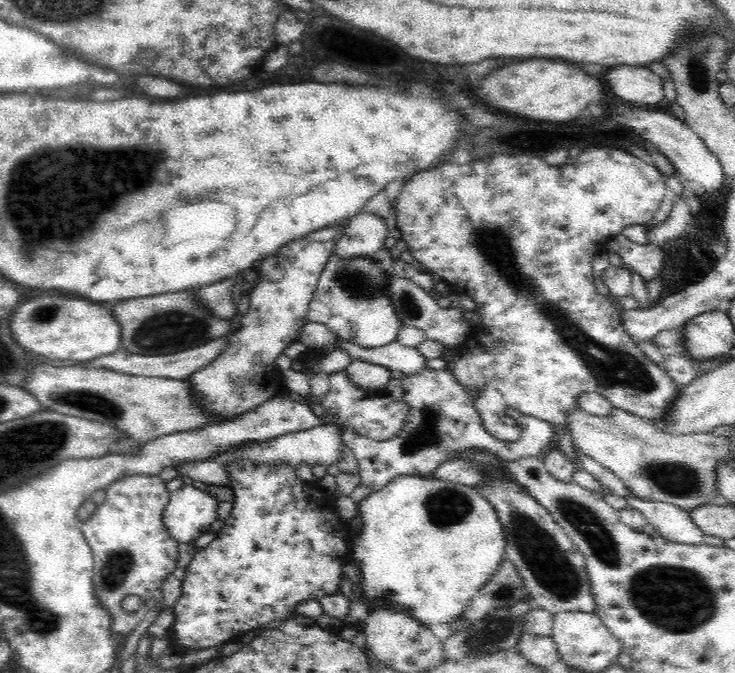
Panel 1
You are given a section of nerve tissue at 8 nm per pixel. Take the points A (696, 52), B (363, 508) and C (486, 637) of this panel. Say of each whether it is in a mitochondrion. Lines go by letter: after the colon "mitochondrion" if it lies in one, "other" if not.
A: mitochondrion
B: other
C: mitochondrion

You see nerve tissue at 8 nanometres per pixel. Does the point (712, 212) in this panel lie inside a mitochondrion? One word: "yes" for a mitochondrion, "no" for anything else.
no

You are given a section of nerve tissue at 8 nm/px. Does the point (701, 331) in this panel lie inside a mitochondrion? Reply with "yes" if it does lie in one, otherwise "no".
no

